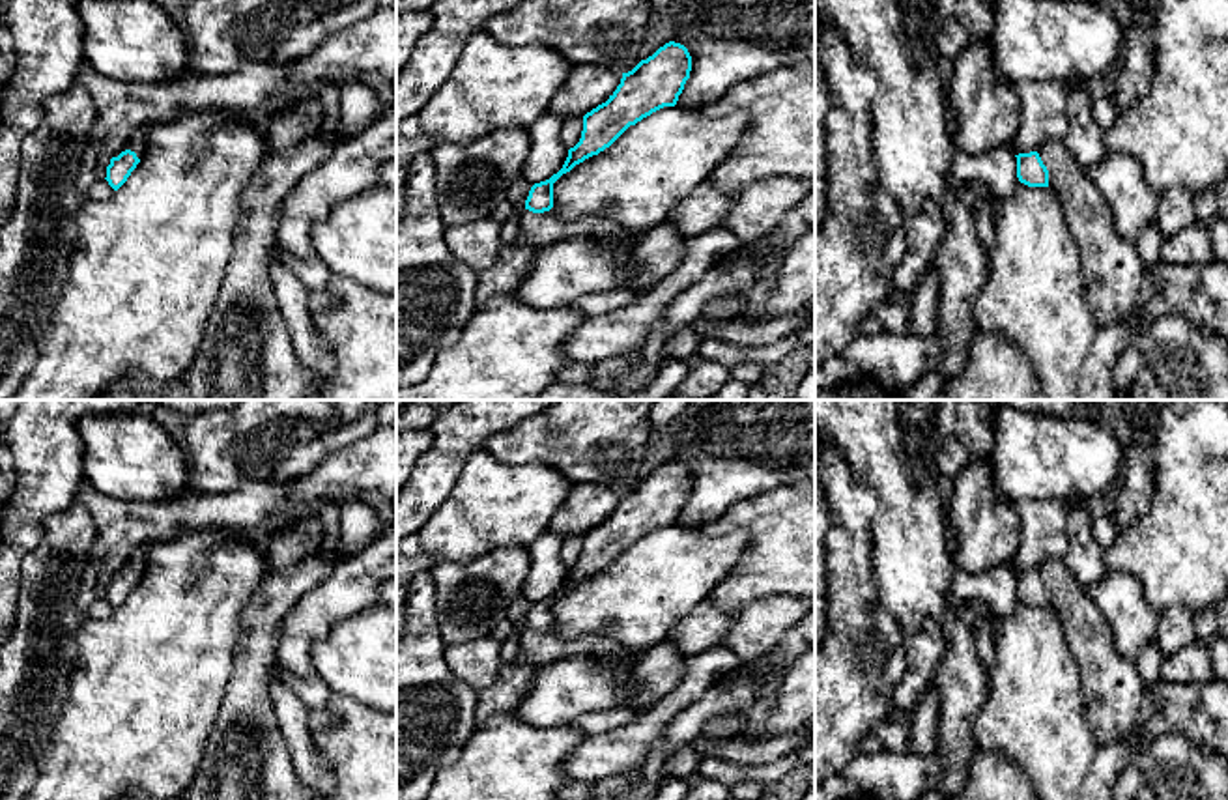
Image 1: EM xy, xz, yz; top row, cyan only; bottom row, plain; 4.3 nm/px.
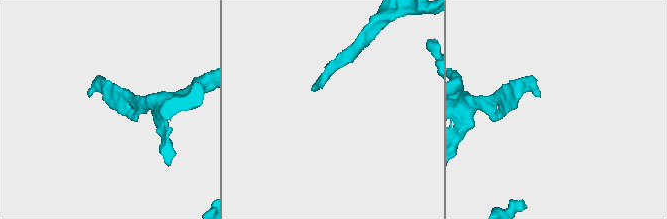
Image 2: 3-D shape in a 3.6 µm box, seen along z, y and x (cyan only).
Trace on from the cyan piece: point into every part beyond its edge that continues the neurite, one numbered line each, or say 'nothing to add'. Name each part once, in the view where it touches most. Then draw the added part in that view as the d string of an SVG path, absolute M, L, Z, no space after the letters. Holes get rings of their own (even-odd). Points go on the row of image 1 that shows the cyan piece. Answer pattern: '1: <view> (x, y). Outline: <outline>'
1: yz (1180, 361). Outline: M1050 138L1037 150L1049 170L1049 189L1056 193L1071 234L1078 245L1086 303L1097 327L1131 323L1131 348L1142 355L1142 366L1131 383L1127 400L1228 400L1228 344L1179 316L1149 320L1140 310L1140 284L1148 271L1136 245L1120 236L1112 211L1071 157L1062 138Z

